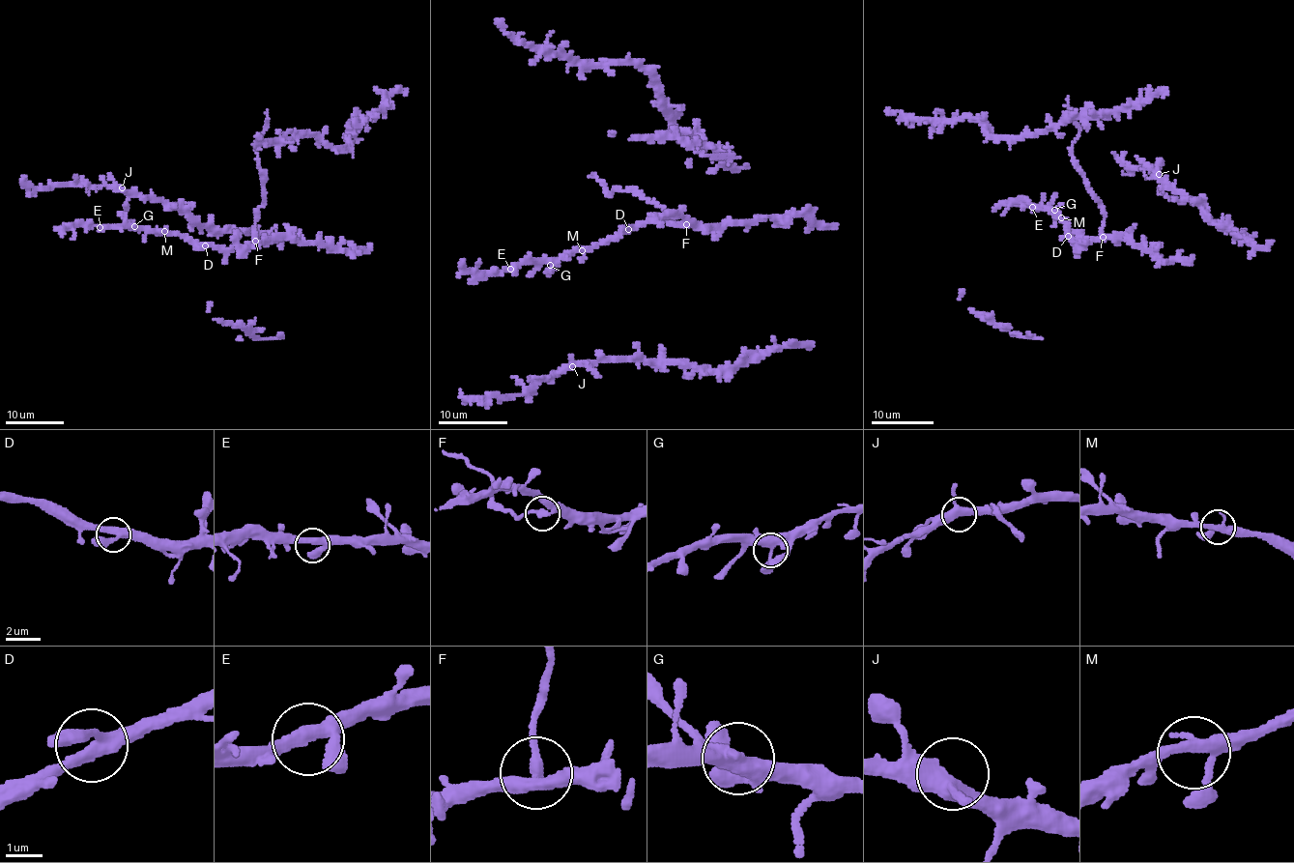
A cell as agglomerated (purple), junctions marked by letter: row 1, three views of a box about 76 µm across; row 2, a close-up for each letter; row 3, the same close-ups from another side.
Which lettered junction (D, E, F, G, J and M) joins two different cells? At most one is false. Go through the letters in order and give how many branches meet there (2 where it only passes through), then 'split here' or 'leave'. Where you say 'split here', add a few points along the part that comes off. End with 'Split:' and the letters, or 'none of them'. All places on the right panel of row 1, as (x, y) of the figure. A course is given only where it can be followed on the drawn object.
D: branches 3; leave
E: branches 3; leave
F: branches 3; split here; course (1102, 237), (1104, 208), (1087, 187), (1087, 179), (1076, 165), (1072, 152), (1079, 128), (1068, 96)
G: branches 3; leave
J: branches 3; leave
M: branches 3; leave
Split: F

